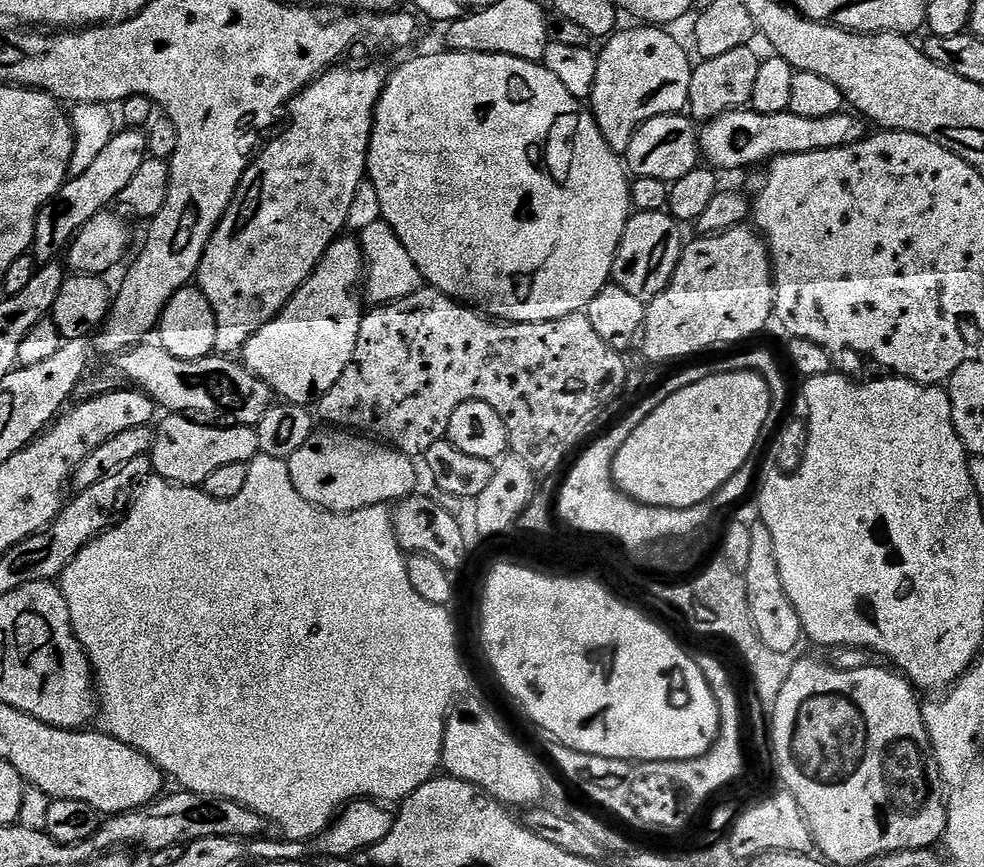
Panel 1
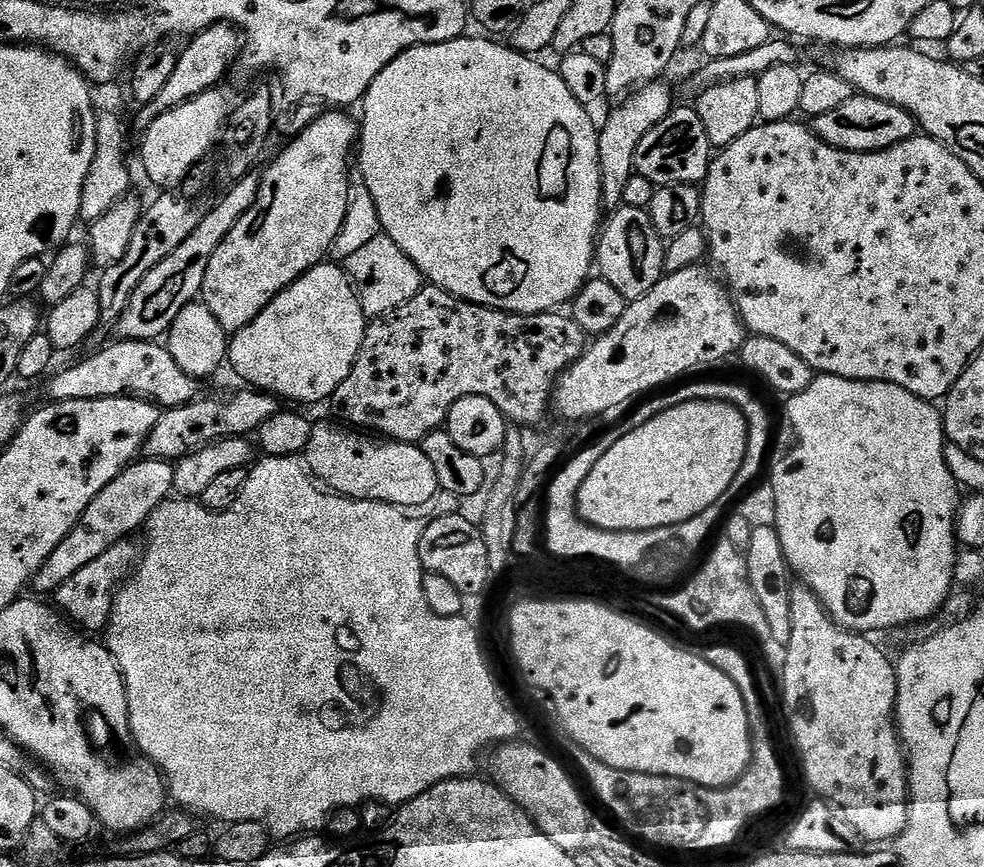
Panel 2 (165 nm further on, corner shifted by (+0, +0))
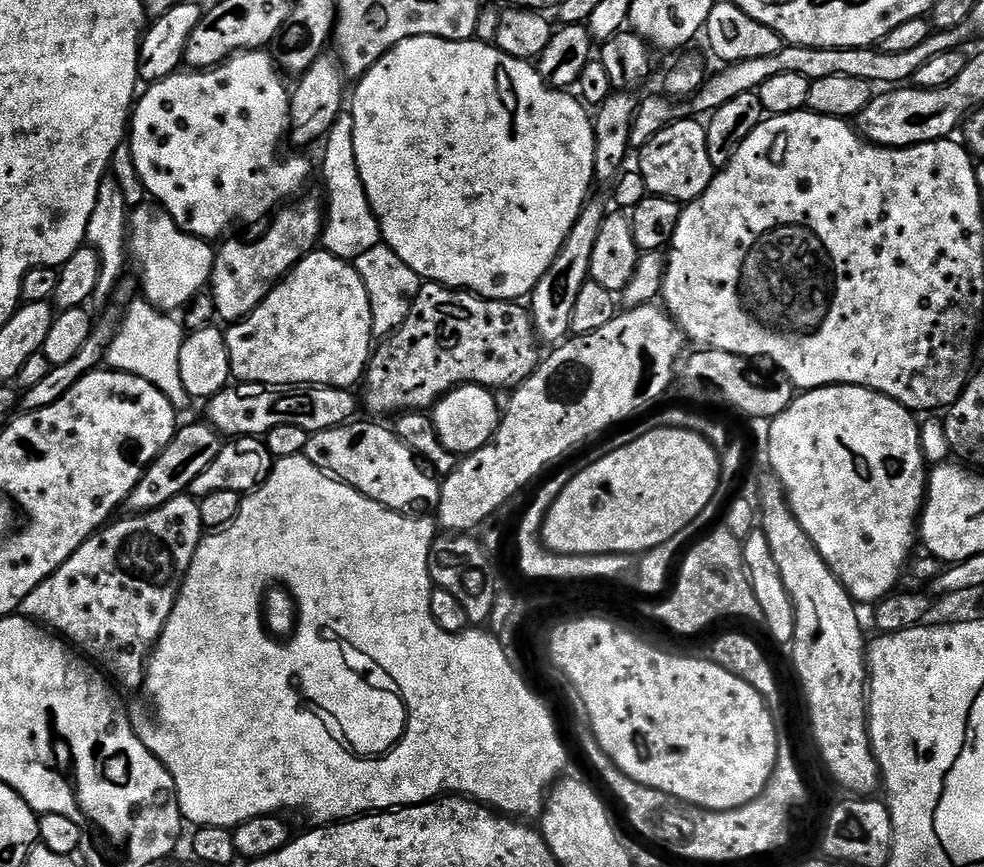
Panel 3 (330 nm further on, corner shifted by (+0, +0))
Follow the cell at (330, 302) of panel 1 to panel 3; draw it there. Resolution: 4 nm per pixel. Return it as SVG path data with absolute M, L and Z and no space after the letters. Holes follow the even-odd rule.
M317 250L309 254L306 258L298 261L294 267L288 271L287 276L272 289L266 299L249 316L242 320L237 320L231 325L232 329L227 329L228 353L230 354L230 366L232 376L237 381L245 384L291 384L293 386L311 386L321 384L327 388L355 389L363 381L365 372L368 371L368 361L372 359L374 351L374 337L372 335L372 315L370 314L370 298L366 294L366 286L362 286L362 278L358 270L347 260L340 260L334 254L323 250Z

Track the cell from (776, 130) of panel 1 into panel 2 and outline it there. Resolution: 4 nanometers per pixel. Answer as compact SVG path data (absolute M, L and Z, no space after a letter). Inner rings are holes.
M854 94L850 102L845 102L843 106L837 106L826 114L818 114L811 121L810 127L819 140L831 148L847 152L881 152L906 142L918 132L916 120L906 110L902 110L902 106L859 94Z

